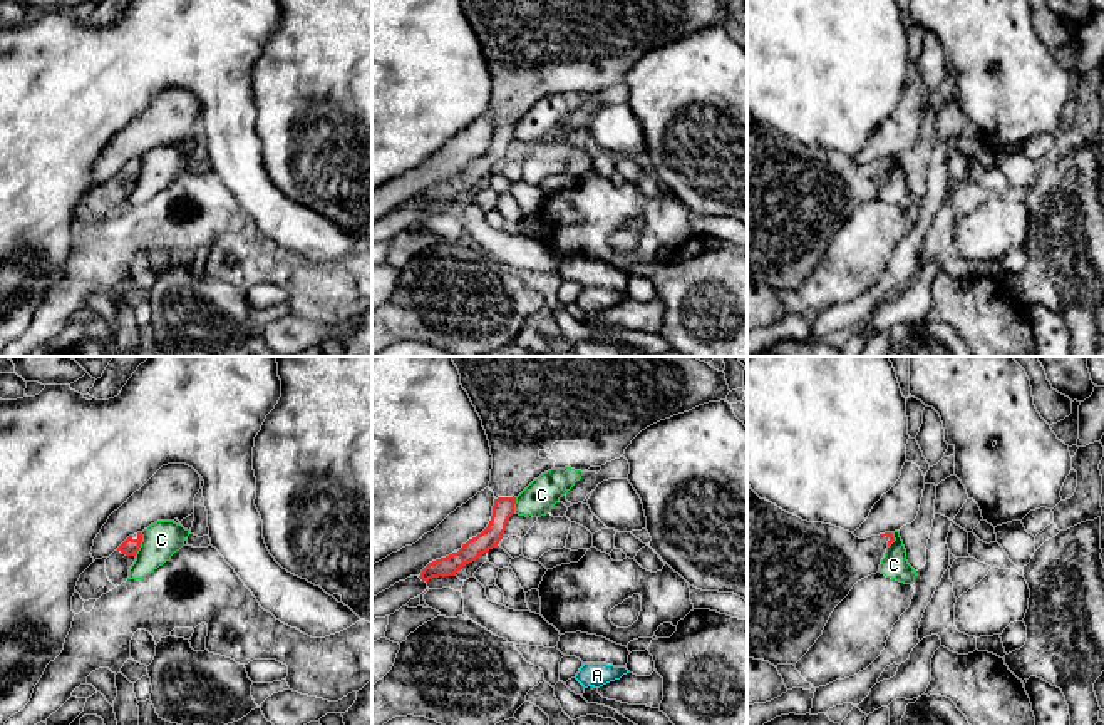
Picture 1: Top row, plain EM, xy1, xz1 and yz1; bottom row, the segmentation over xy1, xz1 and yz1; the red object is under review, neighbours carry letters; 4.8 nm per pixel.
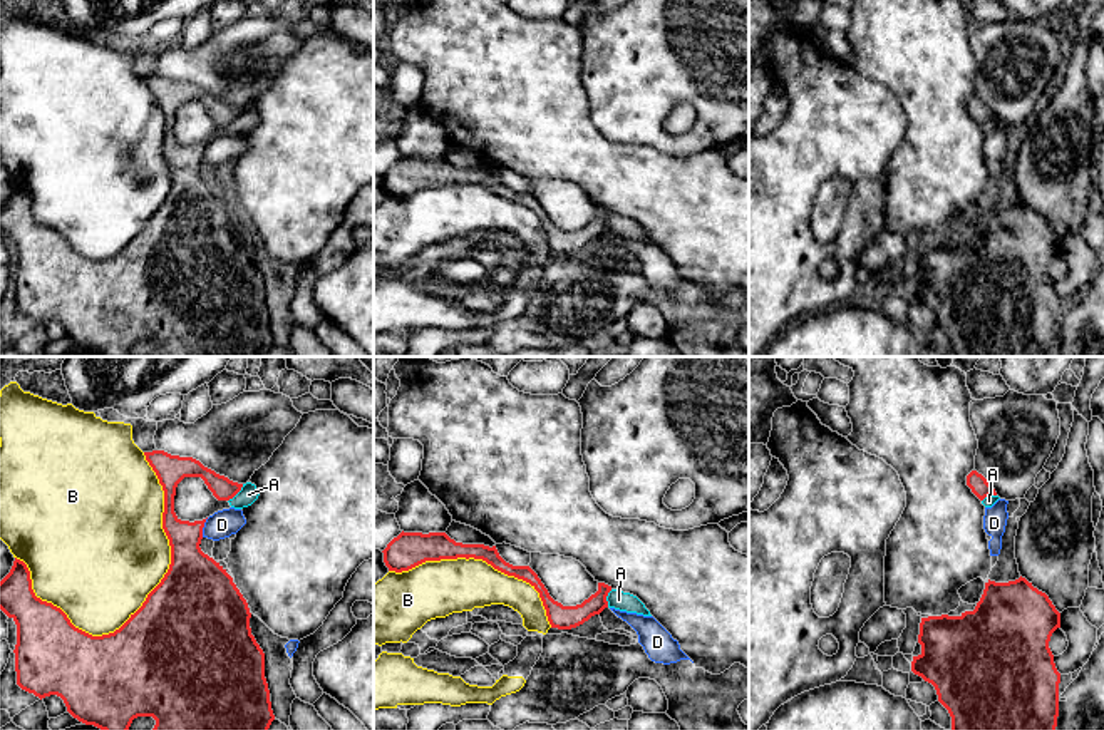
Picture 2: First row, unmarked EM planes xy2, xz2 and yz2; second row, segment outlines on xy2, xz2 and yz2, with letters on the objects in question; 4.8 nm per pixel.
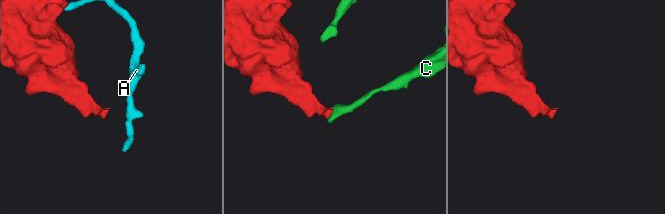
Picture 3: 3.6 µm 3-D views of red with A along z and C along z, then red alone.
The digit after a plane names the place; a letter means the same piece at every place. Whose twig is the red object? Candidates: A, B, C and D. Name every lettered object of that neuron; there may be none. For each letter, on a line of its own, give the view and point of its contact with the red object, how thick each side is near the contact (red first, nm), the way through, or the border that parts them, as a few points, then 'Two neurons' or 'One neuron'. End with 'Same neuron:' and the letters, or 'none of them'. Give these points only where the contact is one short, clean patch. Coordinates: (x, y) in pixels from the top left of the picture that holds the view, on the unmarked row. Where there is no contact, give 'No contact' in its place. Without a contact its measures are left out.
A: Touches red at xy2 (237, 118). Thickness 110 nm (red) against 90 nm. Boundary: xy2 (243, 109), (228, 126). Two neurons
B: Touches red at xy2 (171, 178). Thickness 380 nm (red) against 480 nm. Two neurons
C: Touches red at xy1 (139, 169). Thickness 80 nm (red) against 180 nm. Boundary: xy1 (141, 158), (141, 171), (134, 179). Two neurons
D: Touches red at xy2 (203, 151). Thickness 240 nm (red) against 130 nm. Two neurons
Same neuron: none of them

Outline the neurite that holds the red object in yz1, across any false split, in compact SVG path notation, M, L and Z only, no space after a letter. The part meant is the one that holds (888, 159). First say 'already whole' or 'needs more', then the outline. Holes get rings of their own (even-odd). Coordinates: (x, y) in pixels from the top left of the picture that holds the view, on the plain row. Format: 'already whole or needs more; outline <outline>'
needs more; outline M747 109L747 283L796 290L853 211L880 198L893 166L891 157L859 164L831 149L802 146L761 124Z

